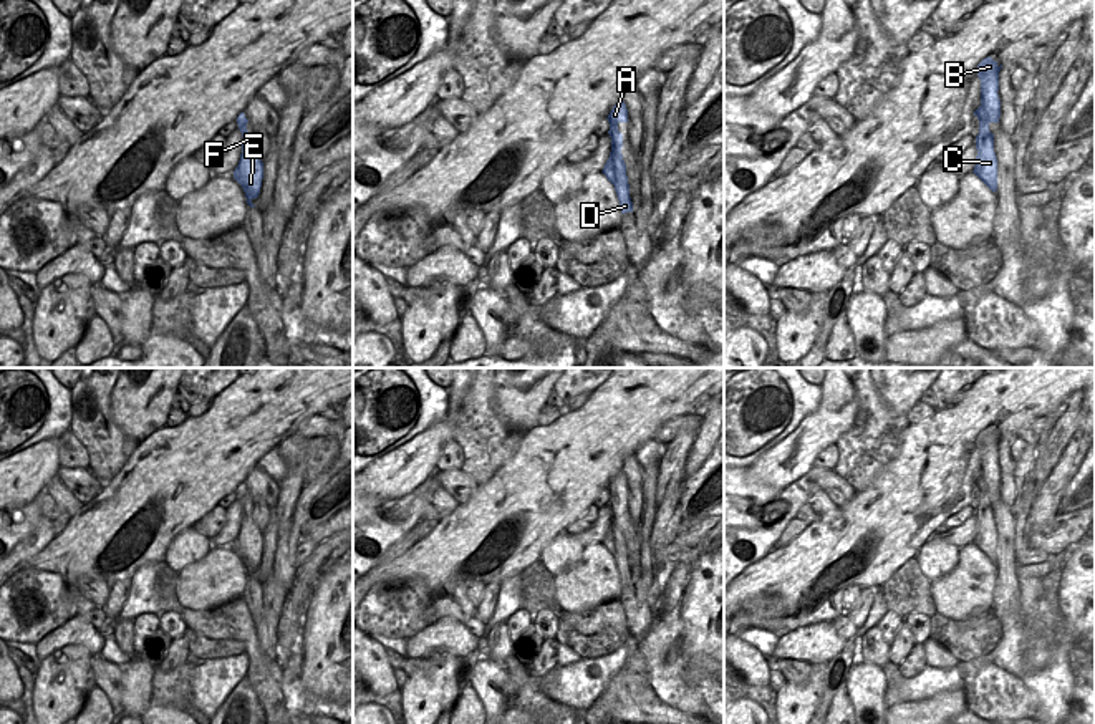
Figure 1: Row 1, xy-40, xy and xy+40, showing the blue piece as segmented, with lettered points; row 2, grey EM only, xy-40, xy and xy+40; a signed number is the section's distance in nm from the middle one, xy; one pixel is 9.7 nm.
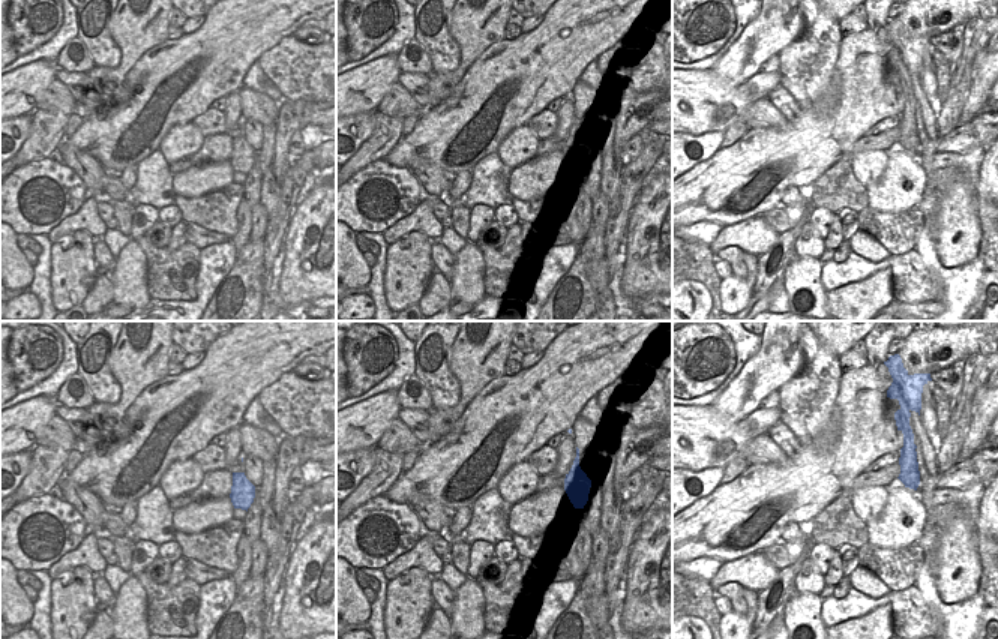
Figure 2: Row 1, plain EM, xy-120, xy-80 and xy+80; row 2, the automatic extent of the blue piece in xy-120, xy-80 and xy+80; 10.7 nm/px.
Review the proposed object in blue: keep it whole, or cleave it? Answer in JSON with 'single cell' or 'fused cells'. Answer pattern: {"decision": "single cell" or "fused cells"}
{"decision": "fused cells"}

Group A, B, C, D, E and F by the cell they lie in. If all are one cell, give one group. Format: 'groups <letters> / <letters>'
groups A C D E F / B

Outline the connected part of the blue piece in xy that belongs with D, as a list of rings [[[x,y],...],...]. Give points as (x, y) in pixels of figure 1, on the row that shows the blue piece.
[[[620,104],[618,108],[613,108],[606,119],[610,123],[608,134],[611,138],[611,152],[601,172],[615,186],[621,214],[626,214],[626,212],[633,212],[633,202],[630,197],[626,164],[621,154],[623,134],[618,131],[620,123],[628,123],[628,114],[623,104]]]

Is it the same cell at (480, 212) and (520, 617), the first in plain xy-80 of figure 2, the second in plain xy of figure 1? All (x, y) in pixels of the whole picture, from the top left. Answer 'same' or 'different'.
same

